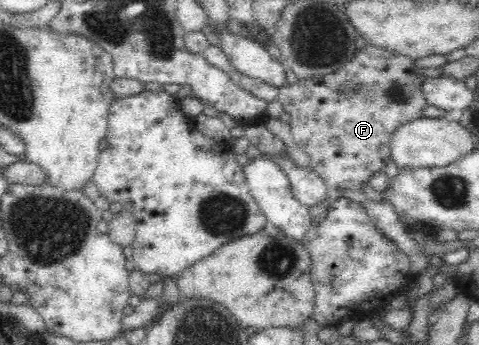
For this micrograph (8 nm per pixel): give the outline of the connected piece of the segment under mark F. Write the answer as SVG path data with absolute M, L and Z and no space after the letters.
M366 44L354 59L348 64L336 69L336 72L310 78L310 80L296 80L296 85L280 87L278 101L290 115L289 126L295 143L301 151L310 157L310 165L314 172L325 182L327 197L323 203L310 207L312 220L320 220L327 213L327 207L342 196L344 190L361 189L368 185L368 180L374 172L380 172L388 160L391 160L390 140L392 133L405 122L422 117L422 109L426 108L421 85L425 80L422 76L415 76L418 68L414 66L414 59L402 54L395 54L390 50L375 48Z

